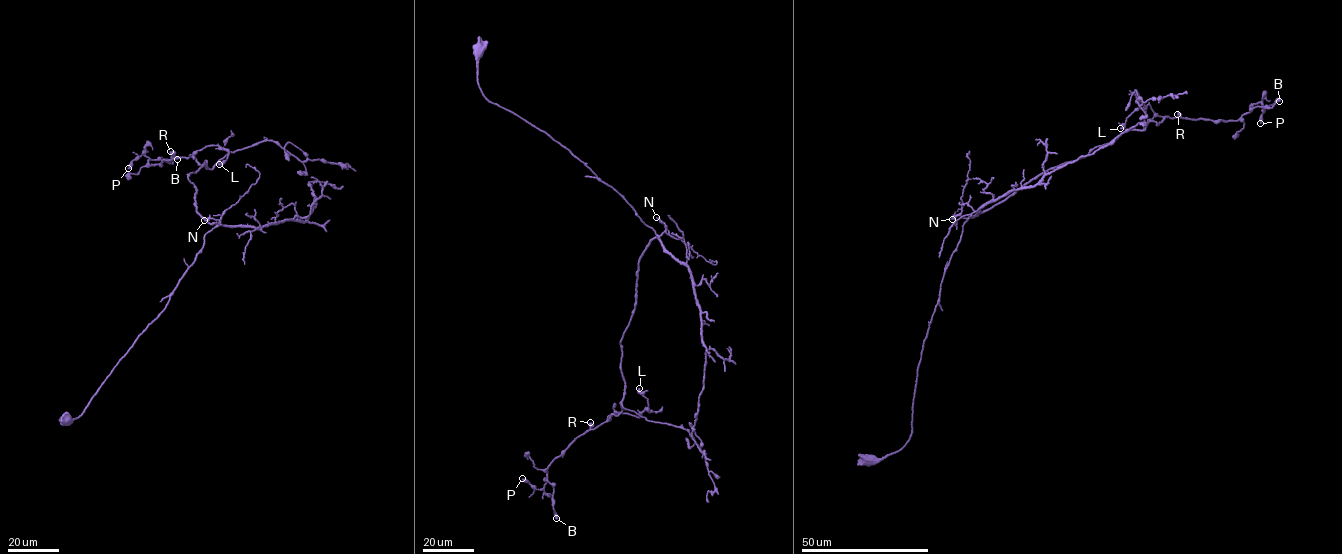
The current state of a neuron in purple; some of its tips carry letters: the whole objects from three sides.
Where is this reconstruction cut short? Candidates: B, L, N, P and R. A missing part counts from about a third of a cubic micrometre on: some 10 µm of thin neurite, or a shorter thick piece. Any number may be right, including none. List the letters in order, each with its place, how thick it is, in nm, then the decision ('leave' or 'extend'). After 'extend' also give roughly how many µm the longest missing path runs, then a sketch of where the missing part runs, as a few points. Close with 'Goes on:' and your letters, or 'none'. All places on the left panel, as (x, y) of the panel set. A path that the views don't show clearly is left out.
B: at (177, 159); 550 nm thick; leave
L: at (219, 164); 280 nm thick; leave
N: at (204, 220); 120 nm thick; leave
P: at (128, 168); 400 nm thick; leave
R: at (170, 151); 550 nm thick; leave
Goes on: none

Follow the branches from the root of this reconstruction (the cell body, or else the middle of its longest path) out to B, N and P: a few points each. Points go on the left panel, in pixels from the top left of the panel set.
B: (66, 419), (78, 418), (158, 316), (217, 225), (198, 214), (188, 177), (206, 160), (148, 160), (177, 159)
N: (66, 419), (70, 422), (78, 418), (120, 359), (165, 308), (201, 249), (205, 234), (220, 221), (204, 220)
P: (66, 419), (158, 316), (217, 225), (198, 214), (188, 177), (206, 160), (151, 166), (144, 150), (128, 168)

